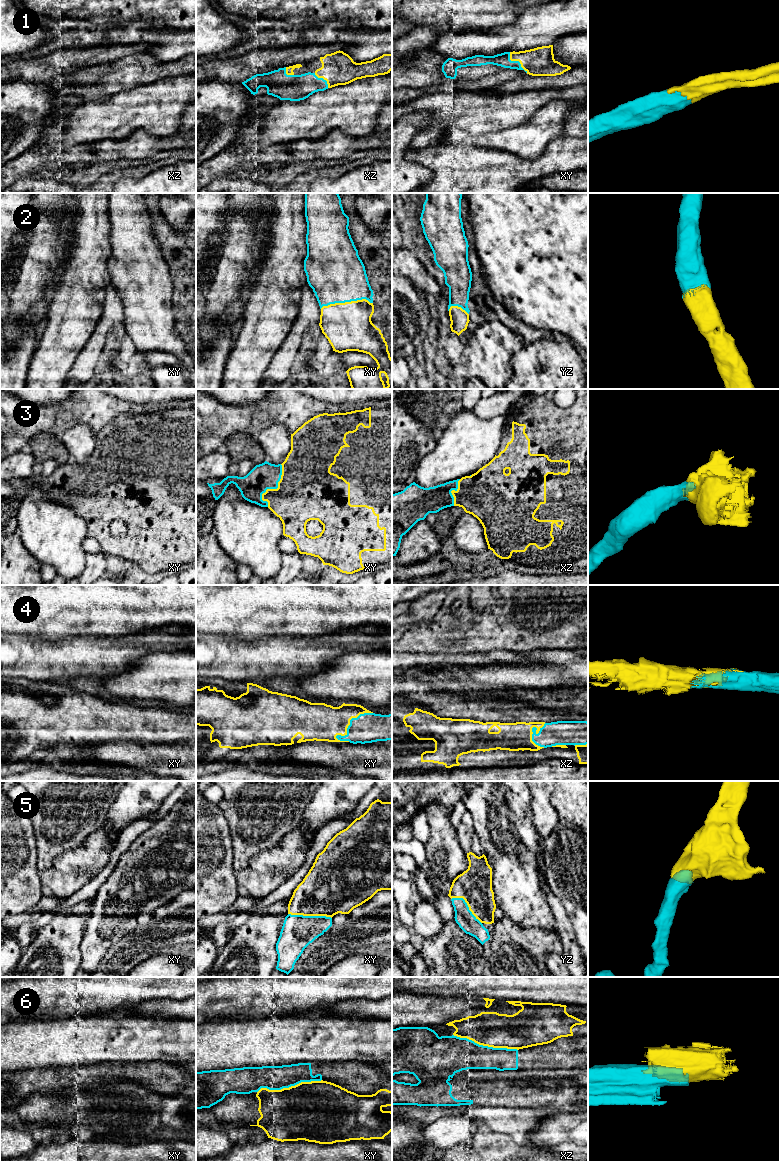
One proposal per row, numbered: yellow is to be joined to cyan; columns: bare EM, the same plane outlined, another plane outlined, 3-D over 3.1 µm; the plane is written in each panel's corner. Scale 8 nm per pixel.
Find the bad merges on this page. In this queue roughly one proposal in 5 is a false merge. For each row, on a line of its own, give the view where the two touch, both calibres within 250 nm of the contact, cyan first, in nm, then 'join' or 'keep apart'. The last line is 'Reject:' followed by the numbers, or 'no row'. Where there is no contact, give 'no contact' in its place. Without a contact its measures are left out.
1: contact in xy; calibres 110 and 220 nm; join
2: contact in xy; calibres 460 and 380 nm; join
3: contact in xy; calibres 220 and 460 nm; join
4: contact in xy; calibres 240 and 300 nm; join
5: contact in xy; calibres 260 and 400 nm; join
6: contact in xy; calibres 190 and 460 nm; keep apart
Reject: 6

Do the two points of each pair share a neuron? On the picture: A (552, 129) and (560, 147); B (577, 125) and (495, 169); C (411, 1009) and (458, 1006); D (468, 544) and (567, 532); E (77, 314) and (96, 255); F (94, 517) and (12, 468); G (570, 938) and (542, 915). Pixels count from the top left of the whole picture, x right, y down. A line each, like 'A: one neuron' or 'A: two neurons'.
A: two neurons
B: two neurons
C: one neuron
D: two neurons
E: one neuron
F: two neurons
G: two neurons

